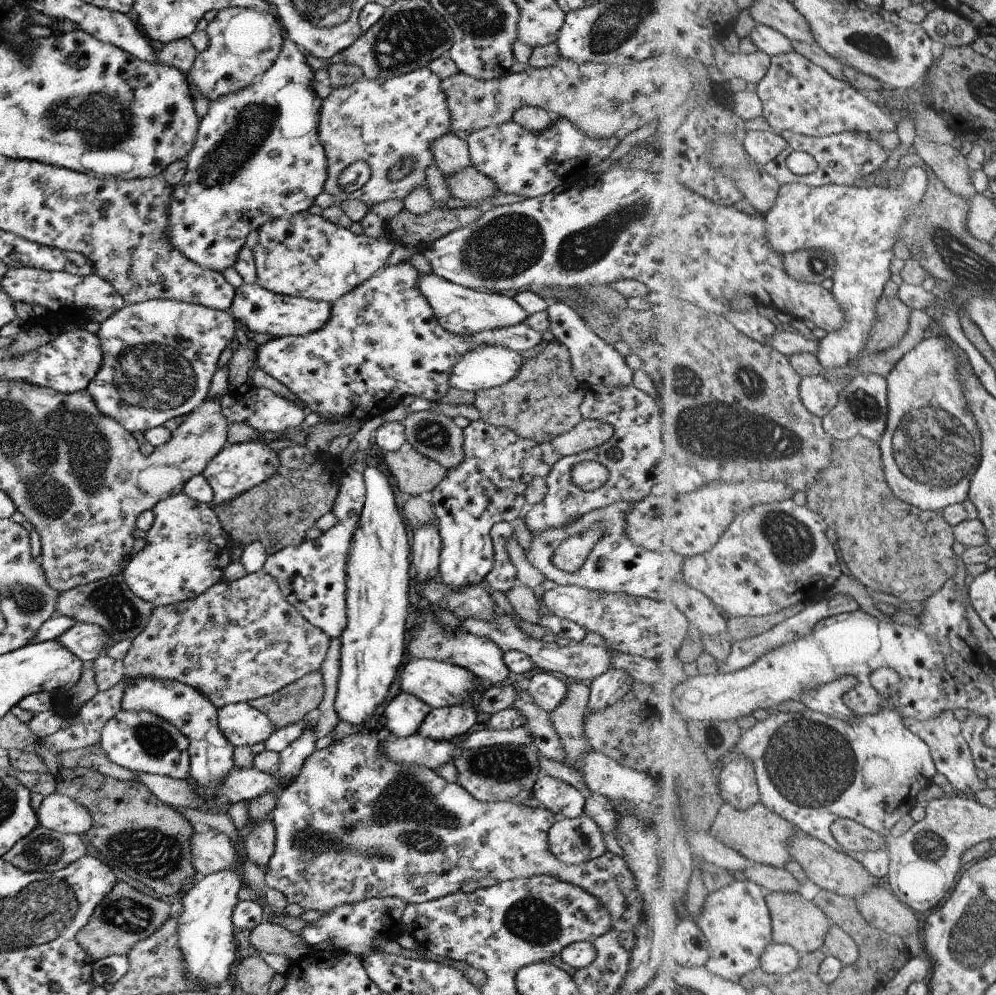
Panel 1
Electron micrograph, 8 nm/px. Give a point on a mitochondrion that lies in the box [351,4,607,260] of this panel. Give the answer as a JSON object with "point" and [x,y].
{"point":[408,37]}

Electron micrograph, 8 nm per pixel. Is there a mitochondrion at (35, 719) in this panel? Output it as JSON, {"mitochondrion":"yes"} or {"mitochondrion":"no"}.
{"mitochondrion":"no"}

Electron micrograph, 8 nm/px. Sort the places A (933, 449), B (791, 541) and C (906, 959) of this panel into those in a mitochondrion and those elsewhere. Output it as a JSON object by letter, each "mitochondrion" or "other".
{"A":"mitochondrion","B":"mitochondrion","C":"other"}

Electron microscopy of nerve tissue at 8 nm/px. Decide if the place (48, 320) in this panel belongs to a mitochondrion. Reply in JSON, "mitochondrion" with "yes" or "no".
{"mitochondrion":"no"}

